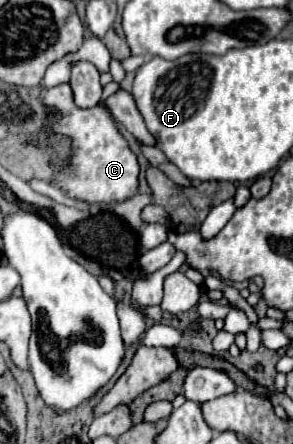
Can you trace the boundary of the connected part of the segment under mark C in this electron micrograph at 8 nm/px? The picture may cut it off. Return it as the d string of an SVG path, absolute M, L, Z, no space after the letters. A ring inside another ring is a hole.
M69 83L47 89L43 101L49 107L57 107L61 113L61 117L53 121L51 131L69 135L75 147L71 165L59 173L57 185L65 189L69 197L85 199L91 203L115 203L115 201L129 199L131 189L137 189L139 165L137 165L137 157L131 153L125 139L117 131L109 111L101 105L93 109L79 109L73 103L73 91Z

